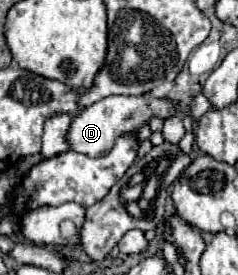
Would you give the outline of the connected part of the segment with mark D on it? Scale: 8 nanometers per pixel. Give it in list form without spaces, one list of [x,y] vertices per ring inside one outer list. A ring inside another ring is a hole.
[[[109,96],[109,98],[103,98],[95,104],[91,104],[79,116],[73,118],[69,134],[67,134],[67,144],[73,152],[85,154],[89,158],[99,158],[99,156],[105,156],[113,148],[113,142],[115,142],[117,136],[133,134],[137,128],[147,124],[151,116],[169,118],[171,114],[173,114],[173,102],[163,100],[163,98]]]

